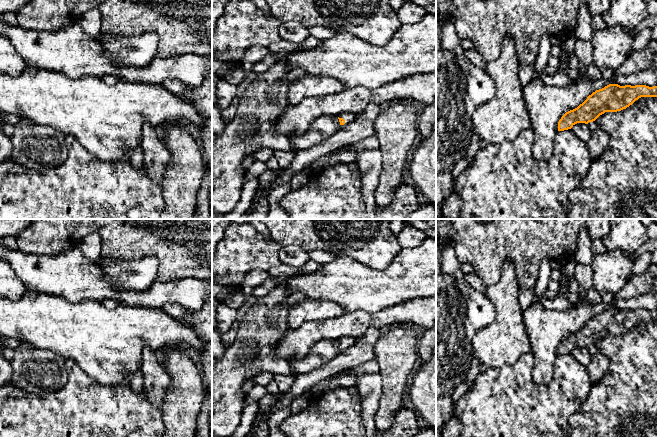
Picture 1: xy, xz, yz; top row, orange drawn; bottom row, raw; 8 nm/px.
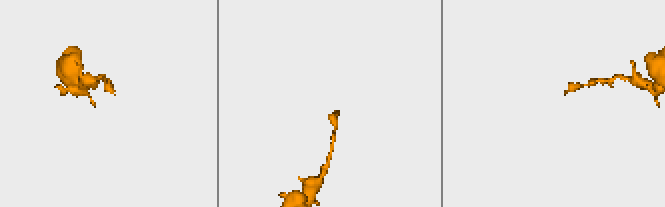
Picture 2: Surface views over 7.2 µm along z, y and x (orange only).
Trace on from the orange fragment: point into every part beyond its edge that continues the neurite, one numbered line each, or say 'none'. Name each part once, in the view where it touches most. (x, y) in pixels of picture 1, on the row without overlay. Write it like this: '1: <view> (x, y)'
1: xz (349, 341)

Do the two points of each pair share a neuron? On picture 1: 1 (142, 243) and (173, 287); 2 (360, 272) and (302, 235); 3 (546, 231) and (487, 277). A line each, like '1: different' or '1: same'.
1: different
2: different
3: same

